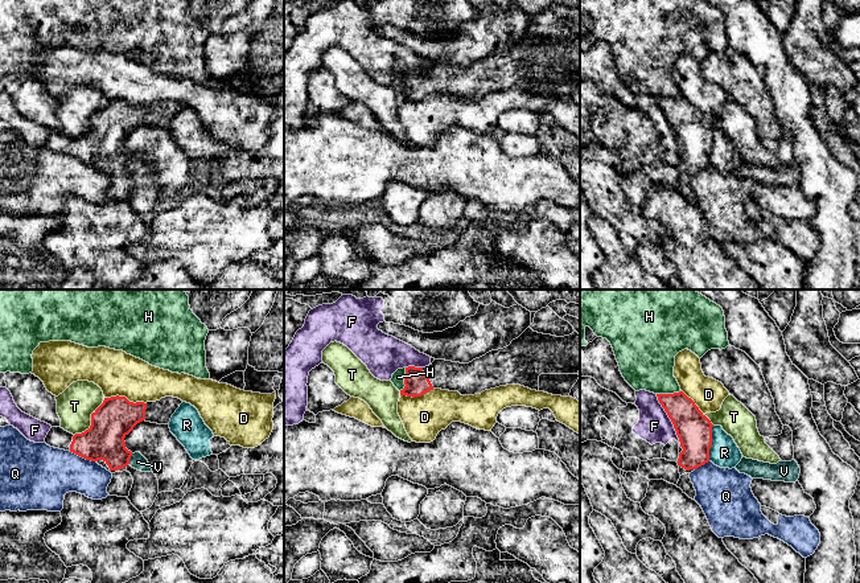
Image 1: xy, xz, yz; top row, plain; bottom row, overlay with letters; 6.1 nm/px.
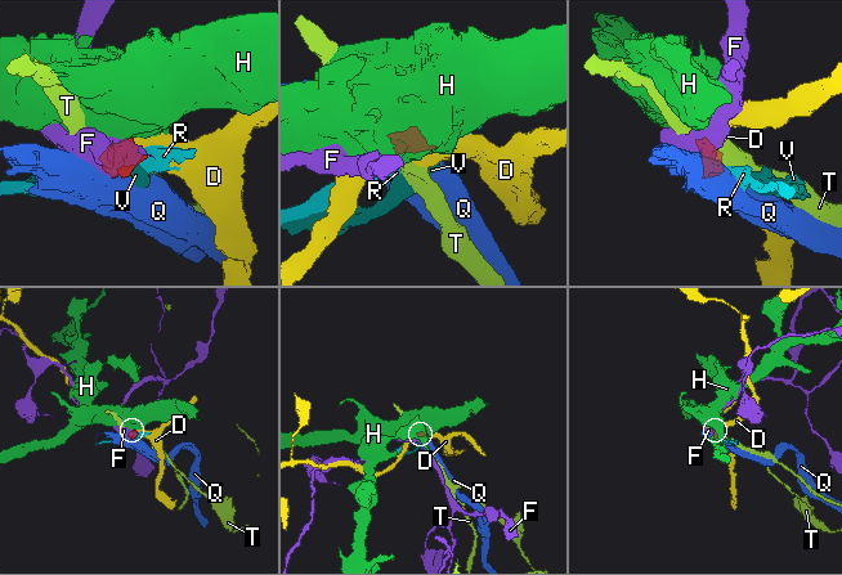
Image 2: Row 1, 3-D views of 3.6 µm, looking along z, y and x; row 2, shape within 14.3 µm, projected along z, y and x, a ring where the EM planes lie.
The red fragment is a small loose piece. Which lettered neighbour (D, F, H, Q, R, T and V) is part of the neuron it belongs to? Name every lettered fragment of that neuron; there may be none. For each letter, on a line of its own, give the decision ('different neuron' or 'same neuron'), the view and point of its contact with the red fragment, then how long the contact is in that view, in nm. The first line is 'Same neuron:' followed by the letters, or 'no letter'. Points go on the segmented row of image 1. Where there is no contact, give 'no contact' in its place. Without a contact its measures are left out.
Same neuron: no letter
D: different neuron | xy (124, 397) | 260 nm
F: different neuron | yz (670, 418) | 340 nm
H: different neuron | xz (404, 380) | 150 nm
Q: different neuron | xy (82, 456) | 180 nm
R: different neuron | yz (711, 443) | 220 nm
T: different neuron | xy (91, 421) | 300 nm
V: different neuron | xy (130, 458) | 70 nm

